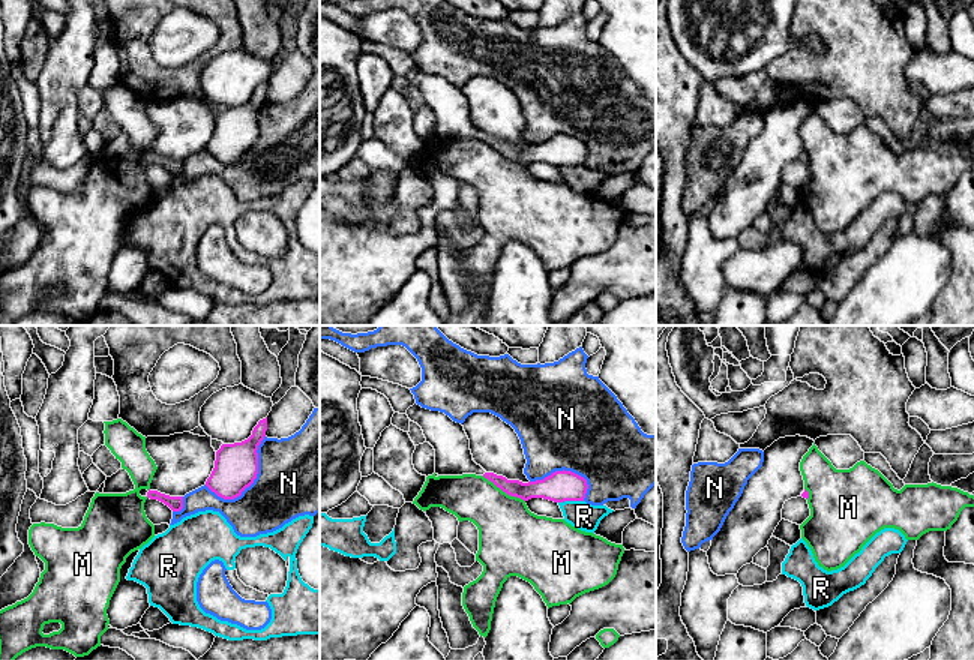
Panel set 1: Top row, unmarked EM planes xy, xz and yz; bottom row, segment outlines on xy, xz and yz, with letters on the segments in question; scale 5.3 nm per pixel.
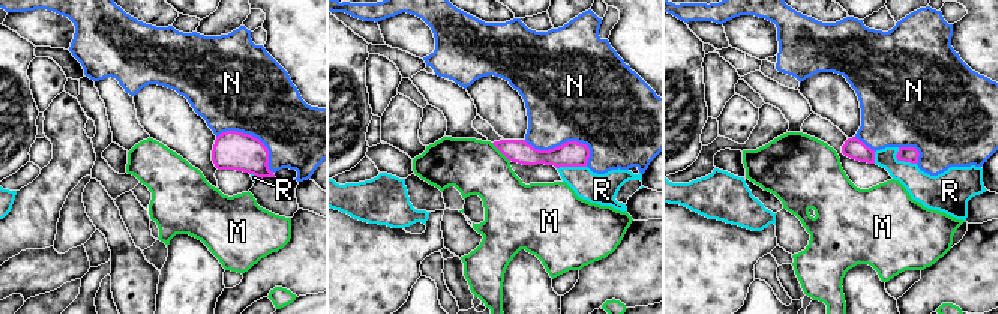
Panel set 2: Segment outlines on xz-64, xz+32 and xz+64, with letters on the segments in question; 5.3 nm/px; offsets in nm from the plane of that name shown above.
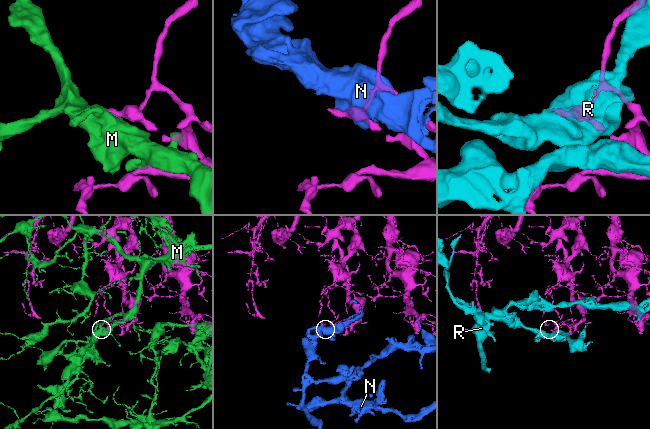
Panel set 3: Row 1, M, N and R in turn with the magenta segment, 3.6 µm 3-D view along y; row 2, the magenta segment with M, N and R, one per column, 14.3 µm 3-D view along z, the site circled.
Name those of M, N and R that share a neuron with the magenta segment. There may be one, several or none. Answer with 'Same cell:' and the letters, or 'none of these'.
Same cell: none of these

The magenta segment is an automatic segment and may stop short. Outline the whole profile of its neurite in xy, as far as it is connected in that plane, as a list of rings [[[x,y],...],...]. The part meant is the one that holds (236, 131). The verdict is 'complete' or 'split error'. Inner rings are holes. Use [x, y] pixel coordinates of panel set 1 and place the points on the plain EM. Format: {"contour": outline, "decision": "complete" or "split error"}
{"contour": [[[267,81],[260,84],[252,99],[234,108],[222,108],[206,150],[224,164],[234,164],[249,152],[258,138],[258,110],[266,100]]], "decision": "complete"}

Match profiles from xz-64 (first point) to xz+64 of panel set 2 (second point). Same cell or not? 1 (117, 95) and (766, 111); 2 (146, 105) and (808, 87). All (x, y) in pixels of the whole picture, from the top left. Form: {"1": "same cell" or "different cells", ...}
{"1": "different cells", "2": "same cell"}

